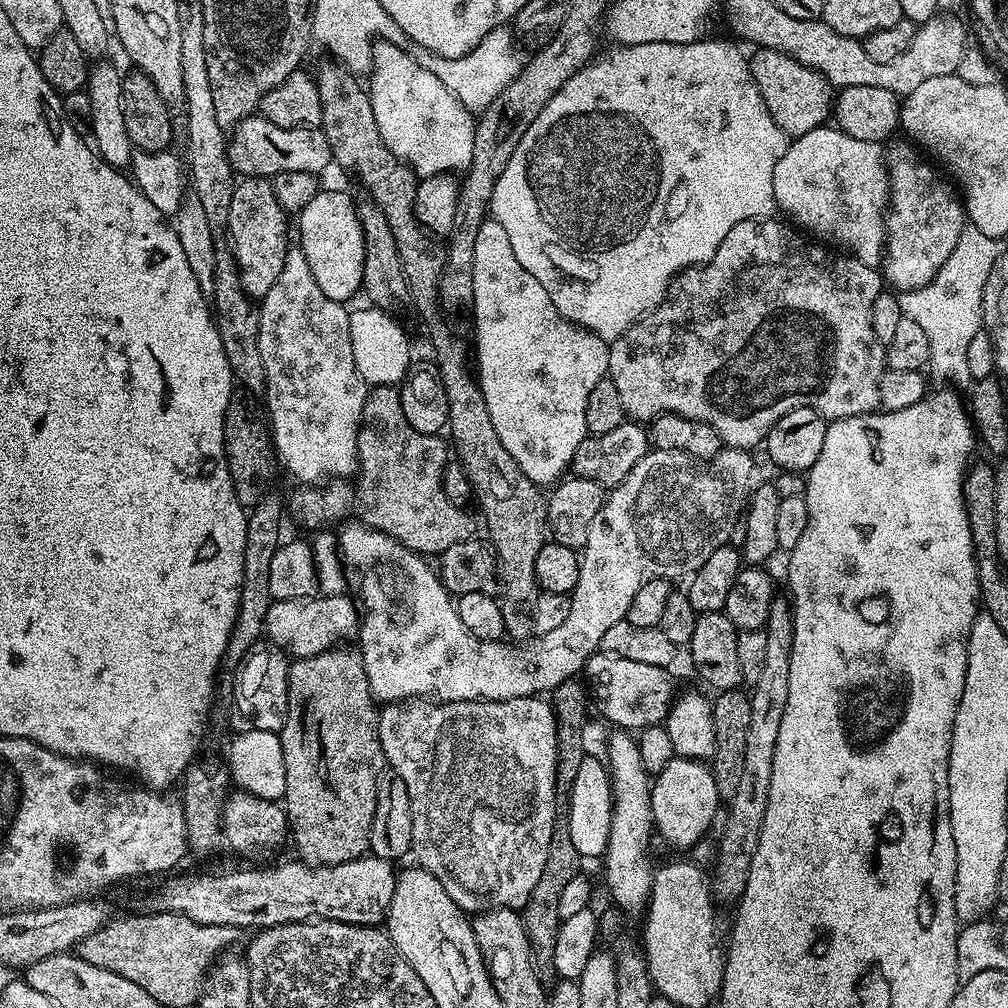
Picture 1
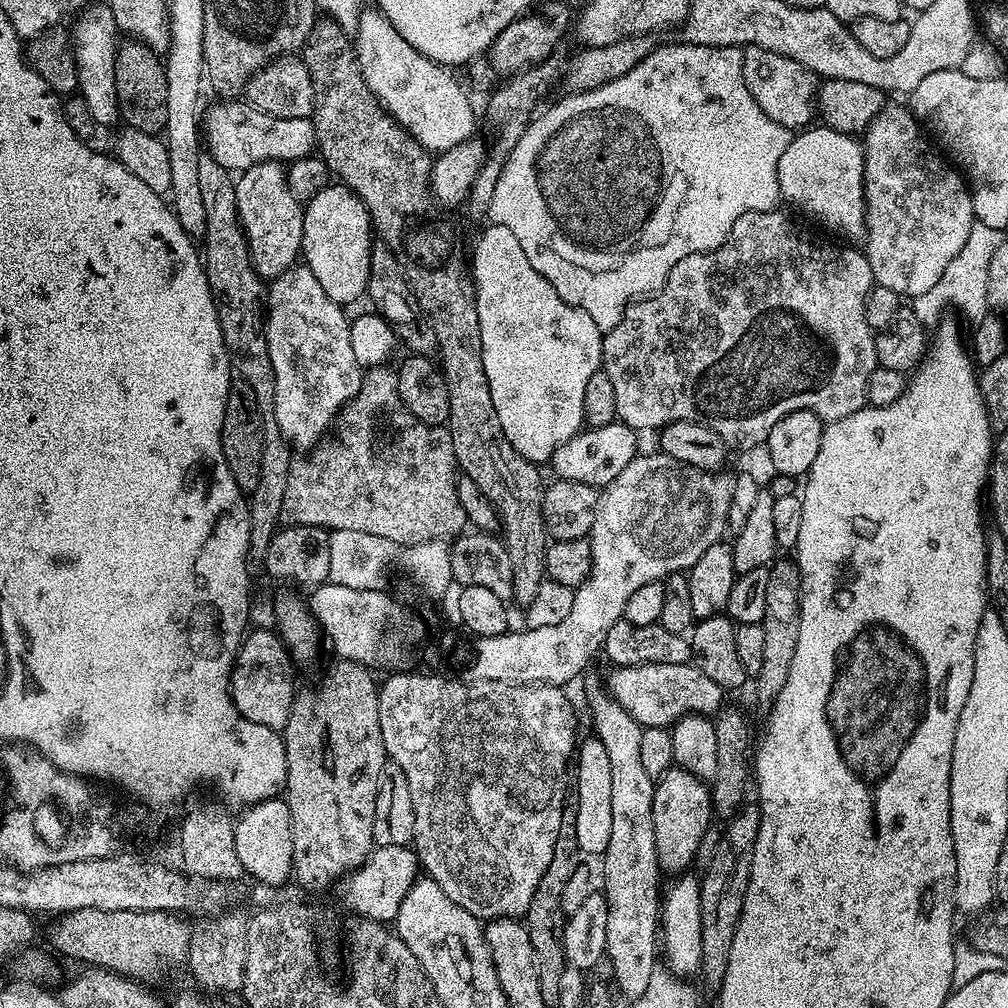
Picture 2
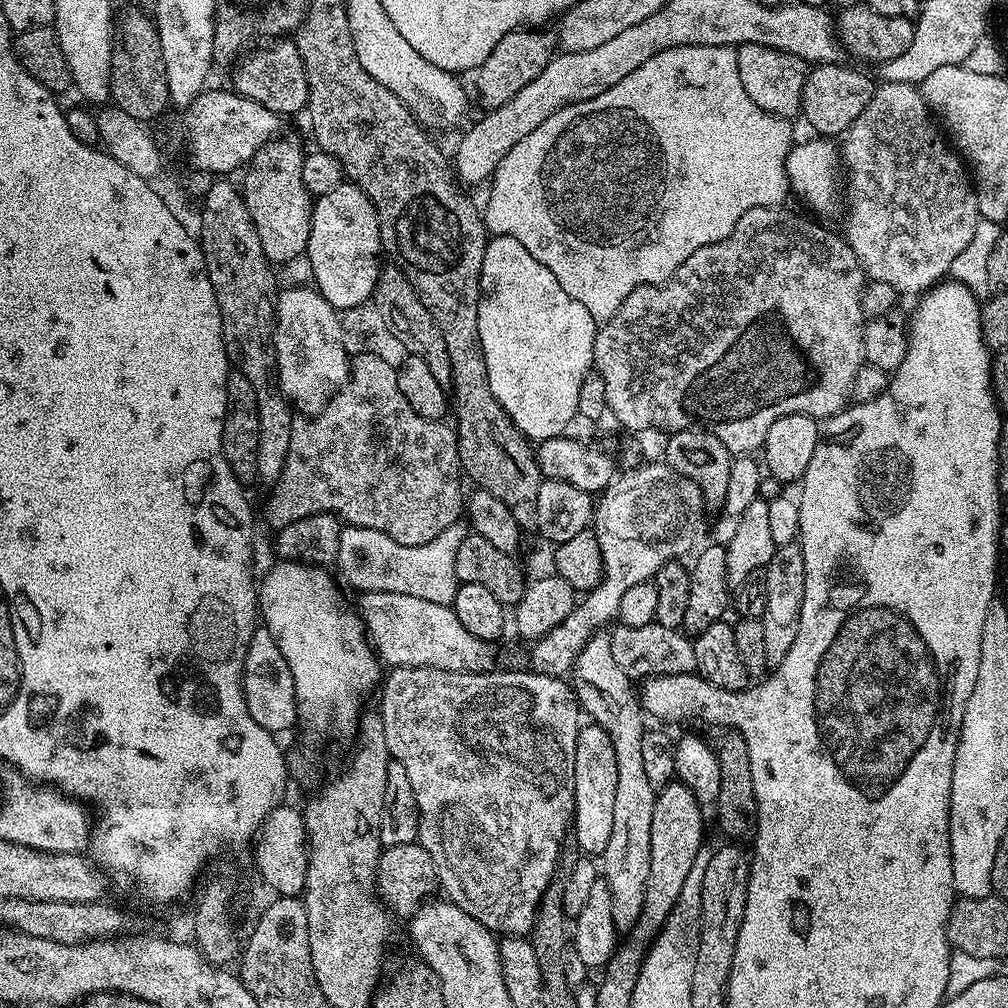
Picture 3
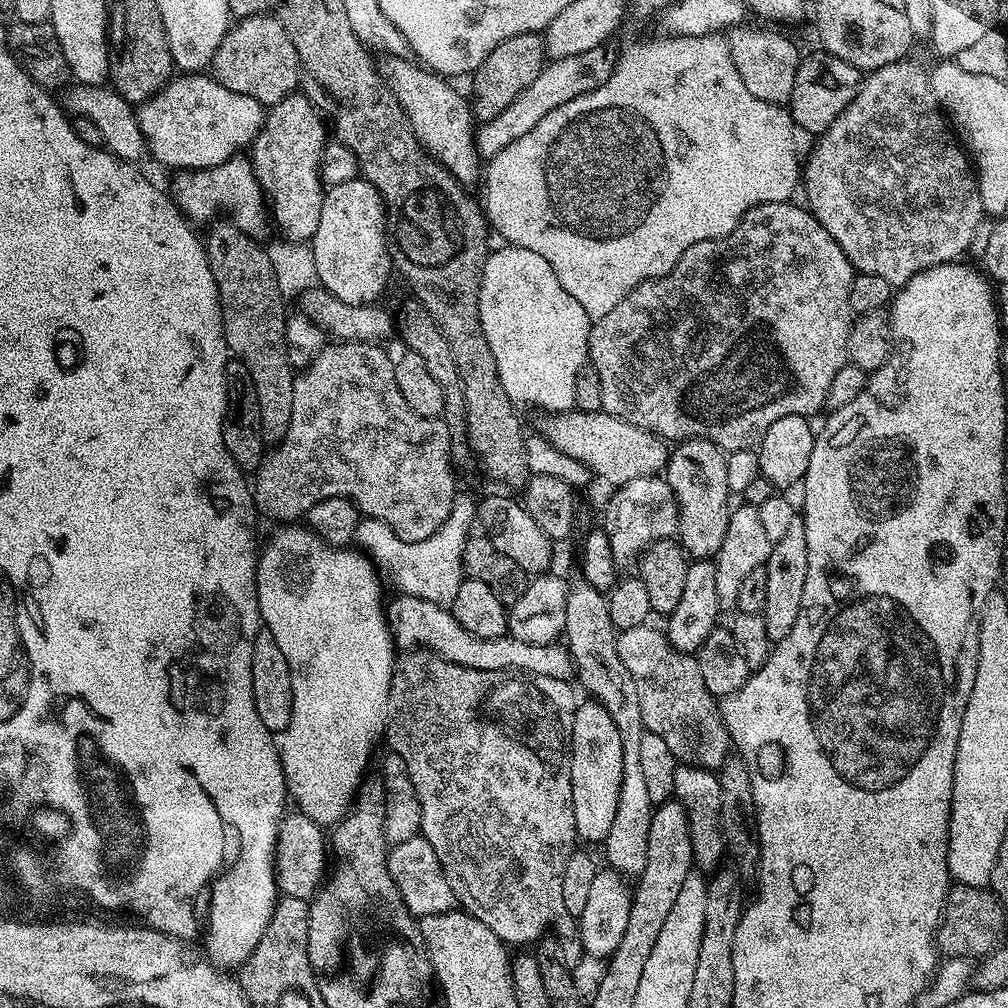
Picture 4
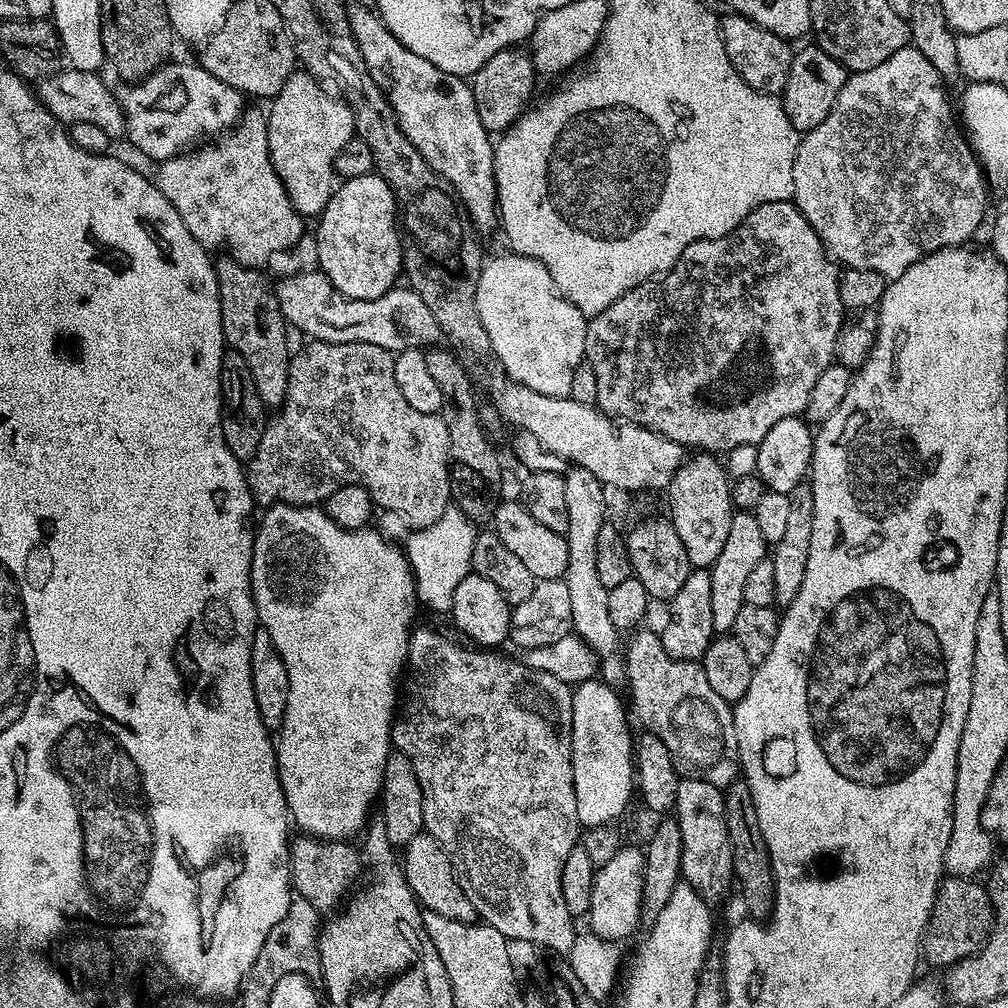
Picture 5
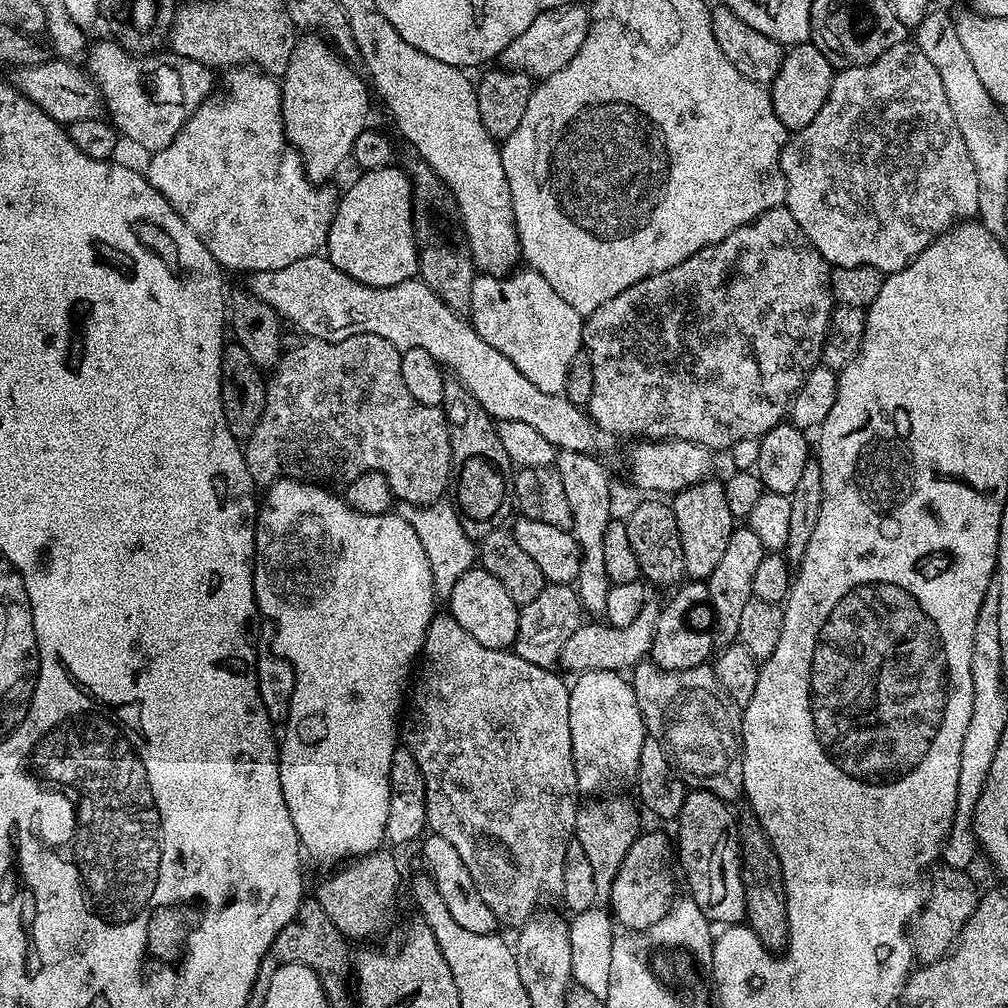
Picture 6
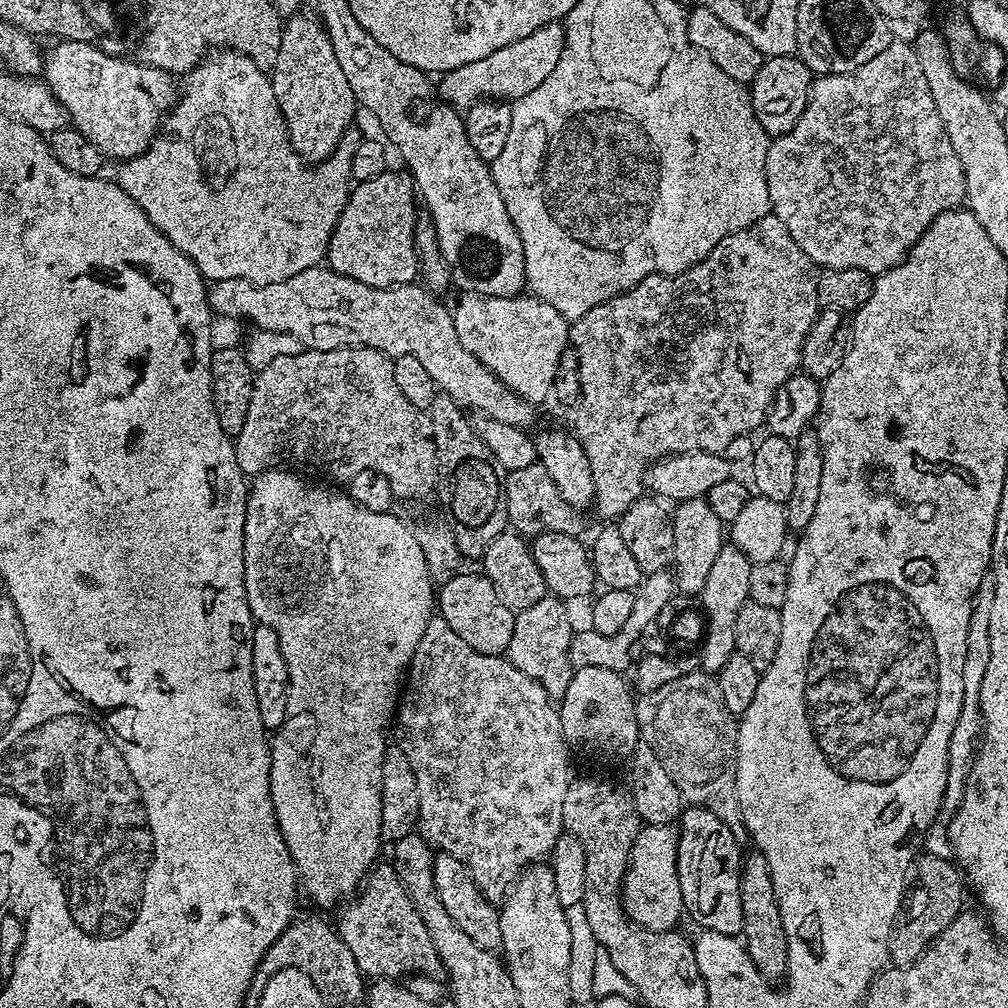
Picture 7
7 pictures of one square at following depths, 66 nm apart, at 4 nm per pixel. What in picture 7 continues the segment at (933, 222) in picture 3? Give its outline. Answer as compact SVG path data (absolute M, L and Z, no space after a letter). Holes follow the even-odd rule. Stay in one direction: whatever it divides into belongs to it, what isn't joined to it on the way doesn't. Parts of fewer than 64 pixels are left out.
M894 42L878 58L870 58L853 72L833 71L832 76L824 76L815 81L812 95L808 98L808 106L802 118L794 122L788 132L781 132L768 145L766 170L768 174L768 189L772 195L772 203L801 233L805 232L818 247L832 256L837 256L839 263L844 266L867 268L876 274L883 274L895 264L900 263L908 252L920 240L920 235L931 226L934 218L944 212L955 209L956 204L965 199L964 166L954 146L950 142L948 127L944 124L944 115L936 104L936 95L930 90L930 82L922 70L922 62L915 47L908 42Z

